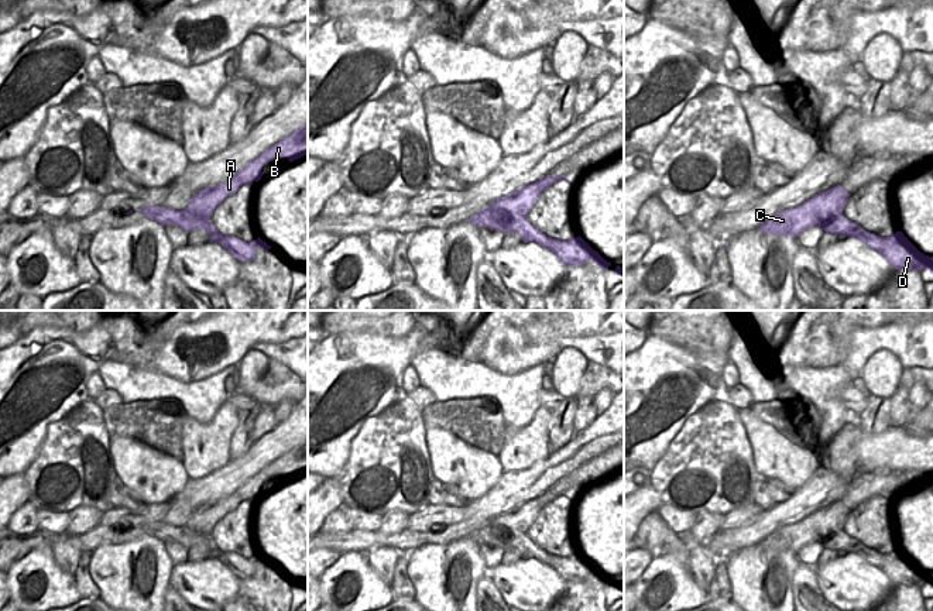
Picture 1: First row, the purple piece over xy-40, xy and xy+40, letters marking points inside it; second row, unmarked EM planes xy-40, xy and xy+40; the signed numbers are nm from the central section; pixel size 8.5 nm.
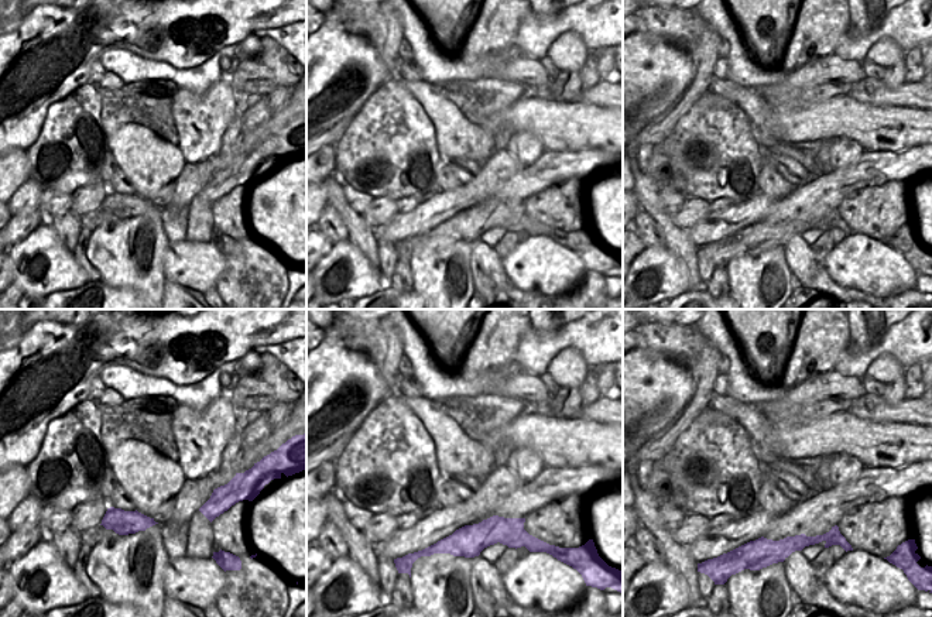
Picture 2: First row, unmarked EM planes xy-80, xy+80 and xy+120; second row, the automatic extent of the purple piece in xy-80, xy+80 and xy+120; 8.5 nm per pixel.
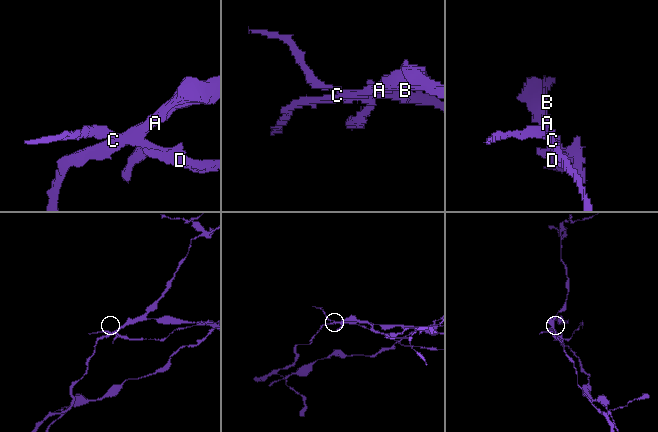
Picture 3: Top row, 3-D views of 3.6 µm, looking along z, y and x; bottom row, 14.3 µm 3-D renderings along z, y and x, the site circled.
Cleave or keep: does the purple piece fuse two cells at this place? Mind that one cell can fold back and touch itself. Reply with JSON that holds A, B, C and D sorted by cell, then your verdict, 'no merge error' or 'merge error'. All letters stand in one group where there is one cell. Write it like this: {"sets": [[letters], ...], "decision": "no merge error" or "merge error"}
{"sets": [["A", "B", "C"], ["D"]], "decision": "merge error"}

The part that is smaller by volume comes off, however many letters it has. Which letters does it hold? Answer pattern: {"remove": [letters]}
{"remove": ["D"]}

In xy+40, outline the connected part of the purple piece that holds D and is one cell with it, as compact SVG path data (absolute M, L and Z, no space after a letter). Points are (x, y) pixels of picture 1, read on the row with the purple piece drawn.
M865 231L860 234L867 240L869 248L882 254L895 270L929 270L933 275L933 257L920 253L902 231L891 237L879 237Z

